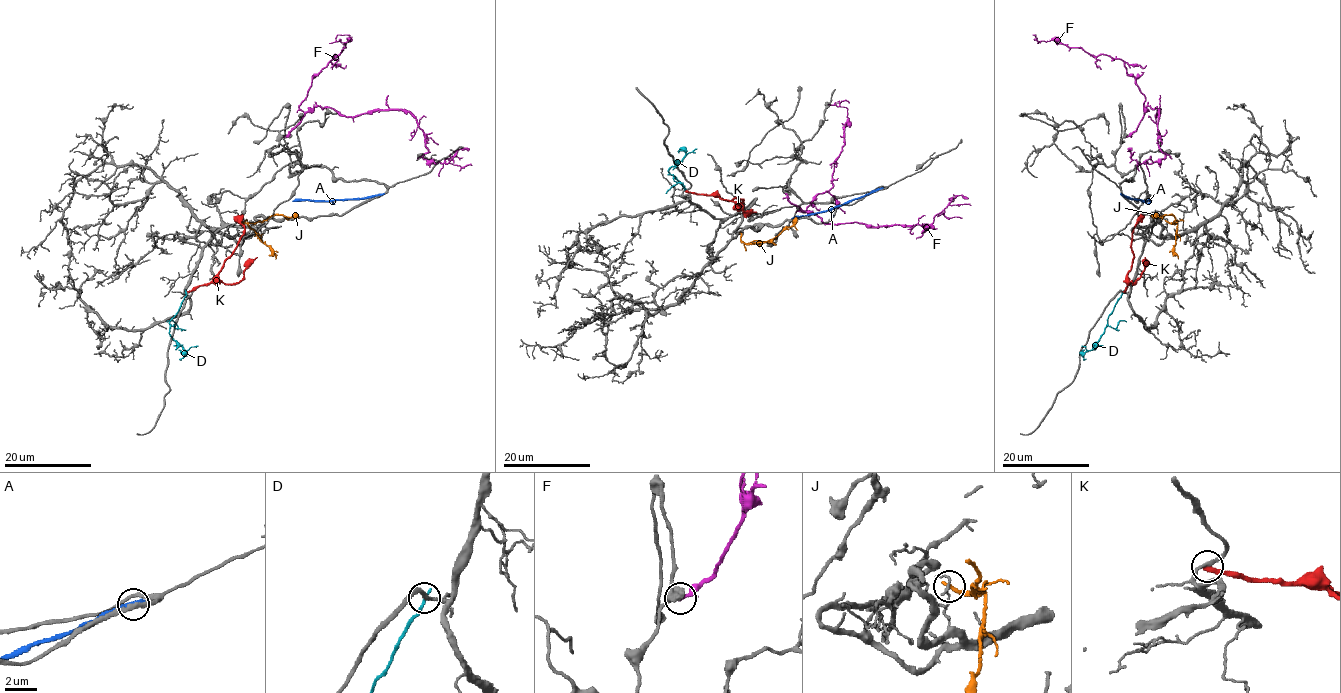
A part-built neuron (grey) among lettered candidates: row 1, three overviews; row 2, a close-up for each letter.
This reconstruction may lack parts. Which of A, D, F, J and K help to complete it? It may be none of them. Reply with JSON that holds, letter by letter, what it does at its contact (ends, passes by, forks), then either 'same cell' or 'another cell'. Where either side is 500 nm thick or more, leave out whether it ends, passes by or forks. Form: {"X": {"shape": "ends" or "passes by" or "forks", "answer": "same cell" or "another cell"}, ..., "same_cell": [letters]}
{"A": {"shape": "ends", "answer": "another cell"}, "D": {"shape": "ends", "answer": "another cell"}, "F": {"answer": "another cell"}, "J": {"shape": "ends", "answer": "another cell"}, "K": {"shape": "ends", "answer": "another cell"}, "same_cell": []}

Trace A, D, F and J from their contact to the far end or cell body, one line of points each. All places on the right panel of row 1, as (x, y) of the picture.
A: (1122, 194), (1151, 201)
D: (1122, 292), (1104, 333), (1084, 356), (1085, 359)
F: (1126, 137), (1147, 106), (1157, 108), (1156, 116), (1159, 110), (1158, 147), (1163, 158), (1139, 163), (1132, 150)
J: (1167, 221), (1177, 223), (1172, 215), (1150, 215)

